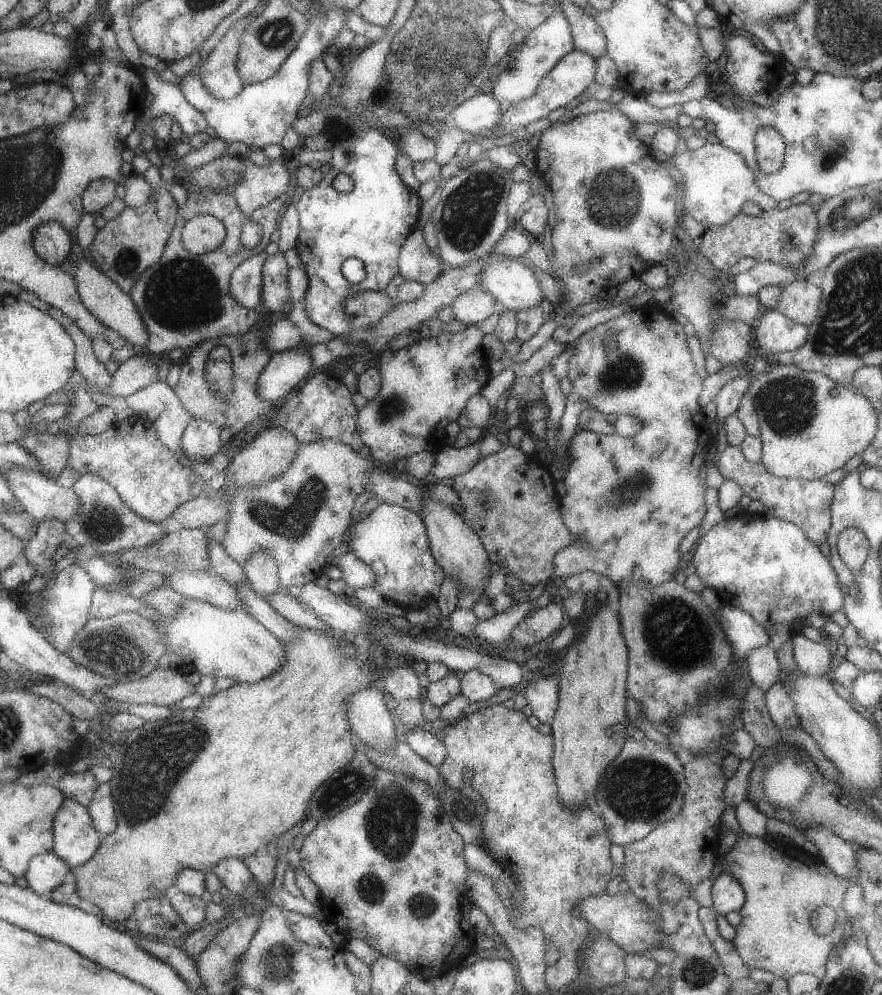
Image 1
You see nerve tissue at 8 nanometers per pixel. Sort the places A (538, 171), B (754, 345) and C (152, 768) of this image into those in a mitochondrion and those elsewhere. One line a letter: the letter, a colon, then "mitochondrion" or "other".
A: other
B: other
C: mitochondrion

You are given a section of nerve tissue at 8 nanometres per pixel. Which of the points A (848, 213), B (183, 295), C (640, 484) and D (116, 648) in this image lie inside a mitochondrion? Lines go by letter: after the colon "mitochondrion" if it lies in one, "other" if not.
A: mitochondrion
B: mitochondrion
C: mitochondrion
D: mitochondrion

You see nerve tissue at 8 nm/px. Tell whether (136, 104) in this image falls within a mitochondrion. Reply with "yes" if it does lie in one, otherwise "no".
no

